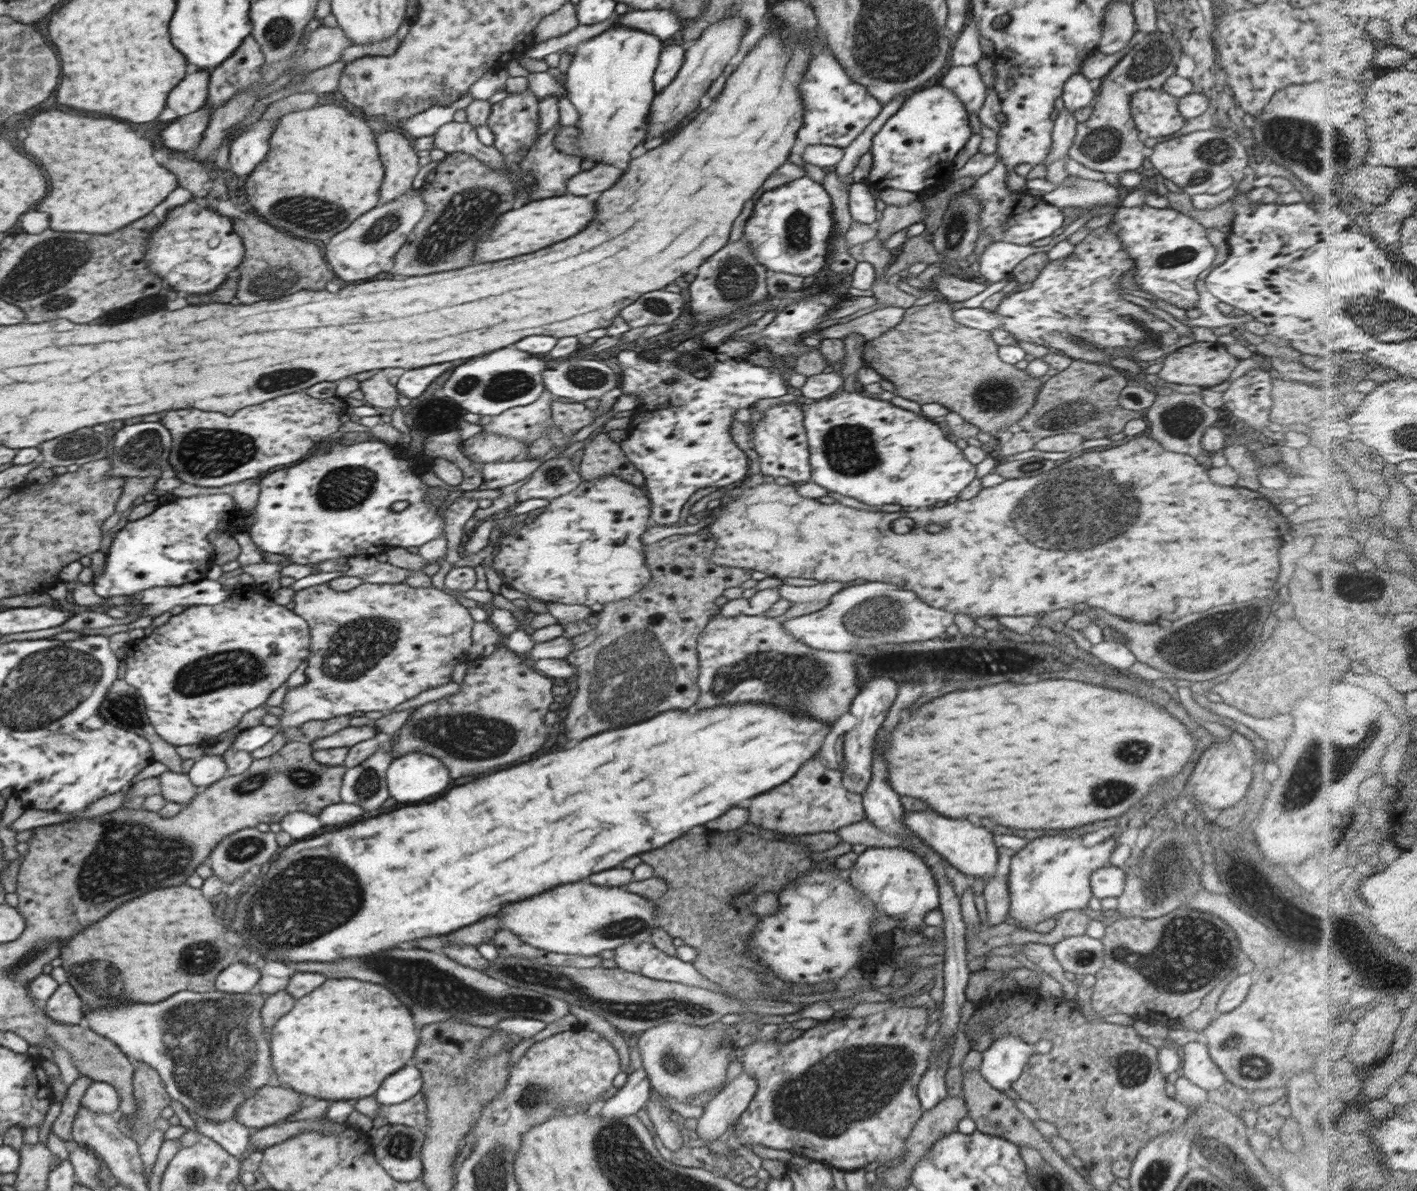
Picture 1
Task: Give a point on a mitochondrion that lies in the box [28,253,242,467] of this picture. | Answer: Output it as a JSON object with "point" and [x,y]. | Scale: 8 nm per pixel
{"point":[79,448]}

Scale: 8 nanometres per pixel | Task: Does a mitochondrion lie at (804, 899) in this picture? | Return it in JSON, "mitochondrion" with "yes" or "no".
{"mitochondrion":"no"}

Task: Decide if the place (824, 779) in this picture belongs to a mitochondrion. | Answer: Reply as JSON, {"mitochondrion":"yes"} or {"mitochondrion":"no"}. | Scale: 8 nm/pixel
{"mitochondrion":"no"}

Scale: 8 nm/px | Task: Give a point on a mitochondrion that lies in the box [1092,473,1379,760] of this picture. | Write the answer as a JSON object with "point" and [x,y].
{"point":[1211,640]}

